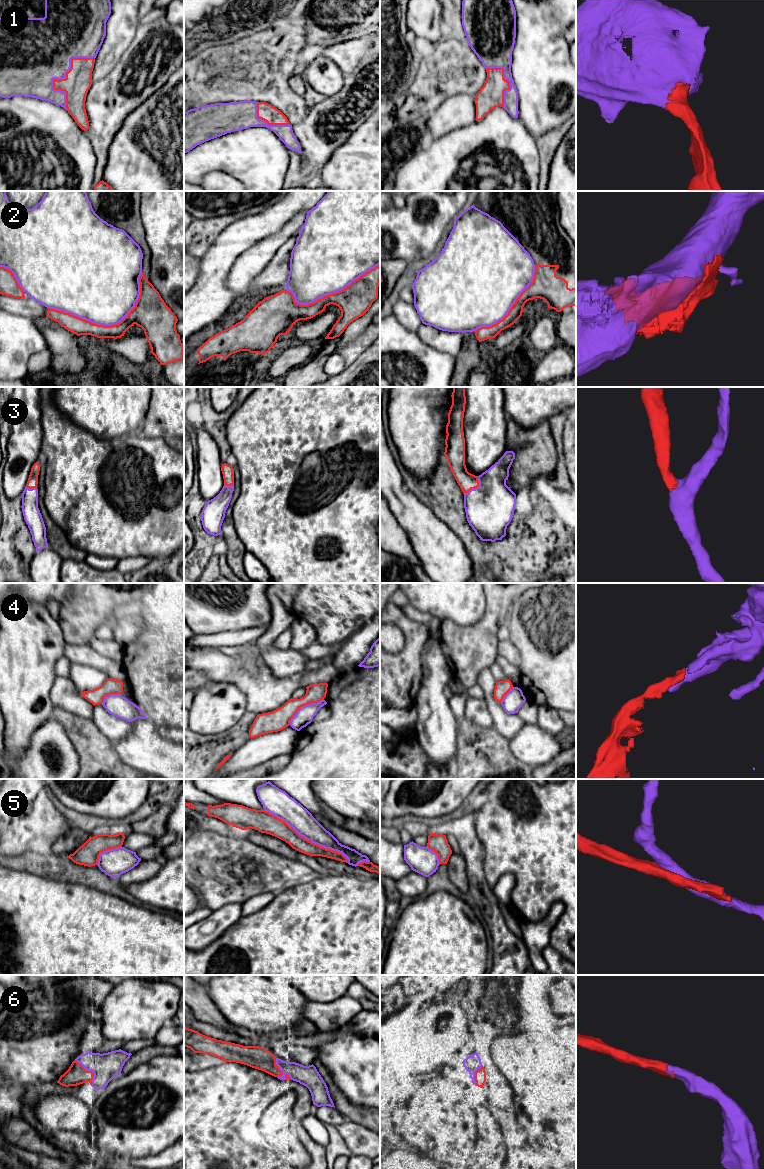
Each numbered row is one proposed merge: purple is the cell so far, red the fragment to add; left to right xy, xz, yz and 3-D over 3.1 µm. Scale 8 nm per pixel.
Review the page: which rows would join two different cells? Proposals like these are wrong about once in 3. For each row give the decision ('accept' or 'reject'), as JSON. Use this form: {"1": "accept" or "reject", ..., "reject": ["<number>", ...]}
{"1": "accept", "2": "reject", "3": "accept", "4": "reject", "5": "reject", "6": "accept", "reject": ["2", "4", "5"]}

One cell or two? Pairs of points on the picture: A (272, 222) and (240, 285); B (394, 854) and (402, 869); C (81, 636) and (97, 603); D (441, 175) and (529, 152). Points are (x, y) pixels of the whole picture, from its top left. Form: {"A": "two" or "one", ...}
{"A": "two", "B": "one", "C": "one", "D": "one"}

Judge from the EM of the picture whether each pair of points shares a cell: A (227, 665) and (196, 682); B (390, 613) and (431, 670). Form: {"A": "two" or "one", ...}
{"A": "two", "B": "two"}

